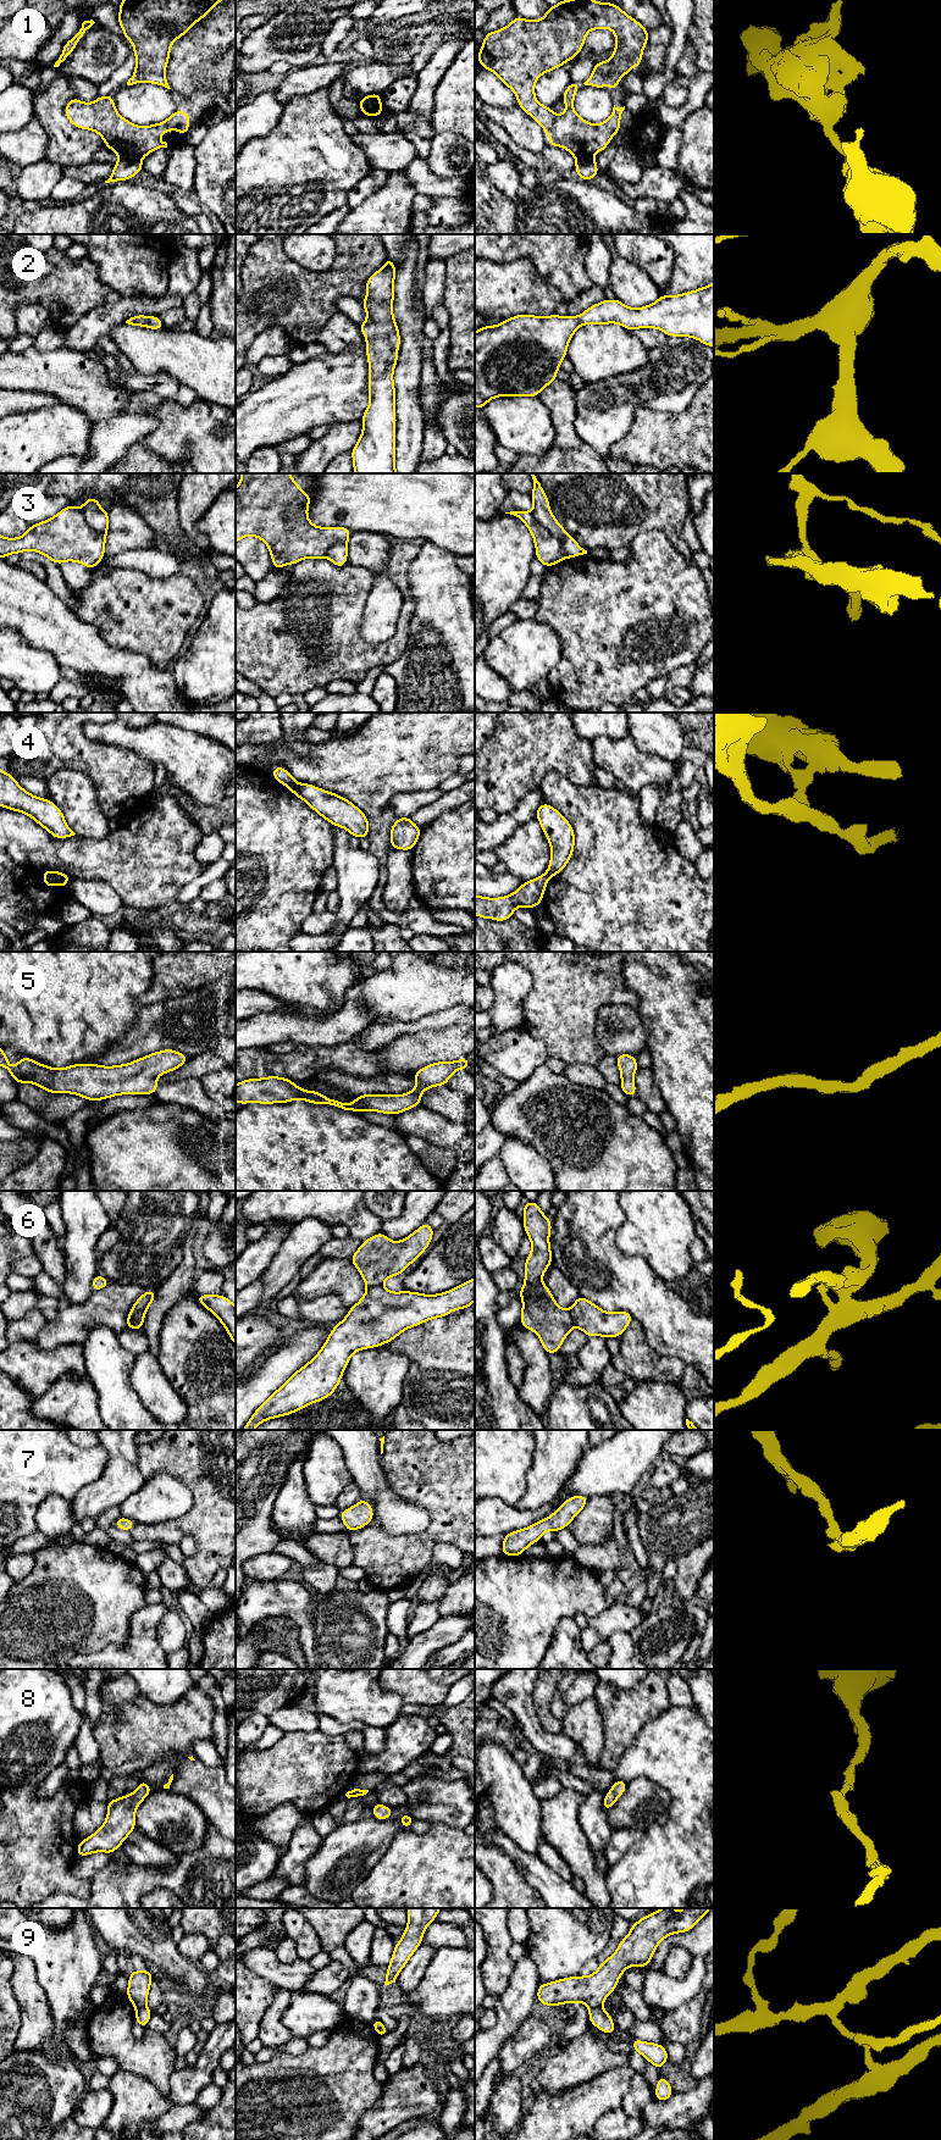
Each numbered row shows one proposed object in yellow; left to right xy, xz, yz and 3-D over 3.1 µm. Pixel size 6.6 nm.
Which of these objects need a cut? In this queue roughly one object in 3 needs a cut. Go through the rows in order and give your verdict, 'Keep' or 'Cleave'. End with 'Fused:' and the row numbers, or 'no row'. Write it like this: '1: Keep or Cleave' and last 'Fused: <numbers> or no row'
1: Cleave
2: Keep
3: Cleave
4: Cleave
5: Keep
6: Cleave
7: Keep
8: Keep
9: Keep
Fused: 1, 3, 4, 6

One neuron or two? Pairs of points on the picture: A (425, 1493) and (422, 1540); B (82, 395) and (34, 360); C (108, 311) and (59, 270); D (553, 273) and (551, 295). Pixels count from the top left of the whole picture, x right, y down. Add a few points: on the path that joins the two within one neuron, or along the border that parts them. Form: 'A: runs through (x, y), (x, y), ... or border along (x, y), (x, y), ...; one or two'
A: runs through (435, 1504), (433, 1529); one
B: runs through (70, 383), (59, 372), (46, 371); one
C: border along (121, 297), (112, 303), (90, 309), (77, 321); two
D: border along (533, 265), (537, 273), (553, 286), (564, 300); two

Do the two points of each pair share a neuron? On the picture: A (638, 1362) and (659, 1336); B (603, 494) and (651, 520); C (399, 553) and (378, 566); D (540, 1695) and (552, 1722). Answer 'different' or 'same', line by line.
A: different
B: same
C: different
D: same

